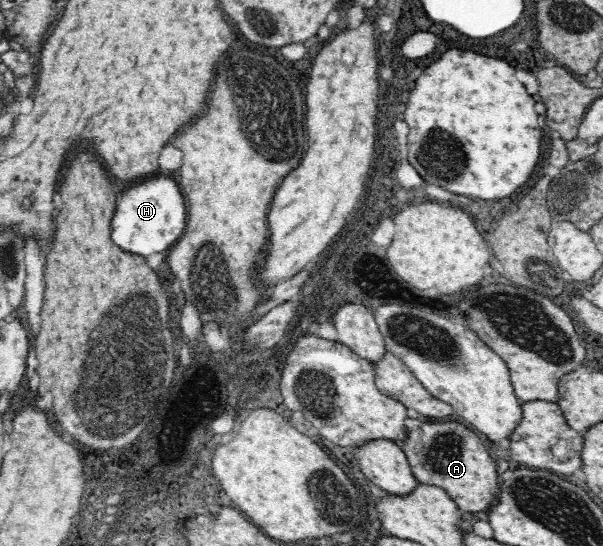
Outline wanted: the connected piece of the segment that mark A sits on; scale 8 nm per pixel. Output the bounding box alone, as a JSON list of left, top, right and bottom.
[401,420,499,513]

